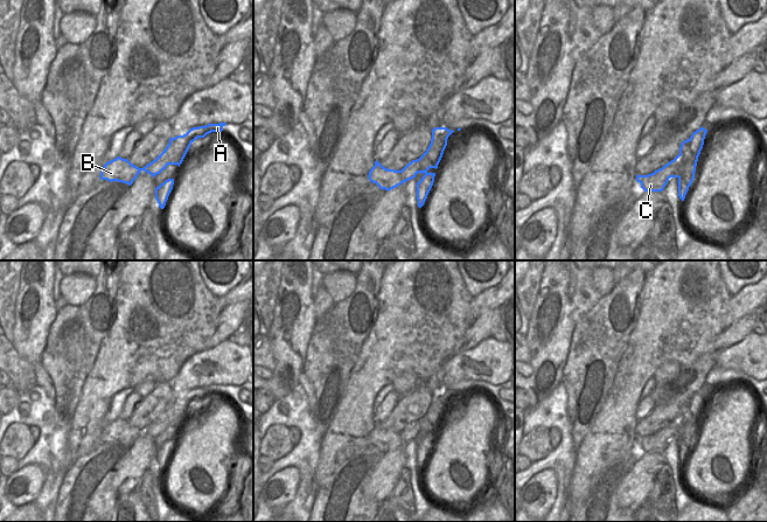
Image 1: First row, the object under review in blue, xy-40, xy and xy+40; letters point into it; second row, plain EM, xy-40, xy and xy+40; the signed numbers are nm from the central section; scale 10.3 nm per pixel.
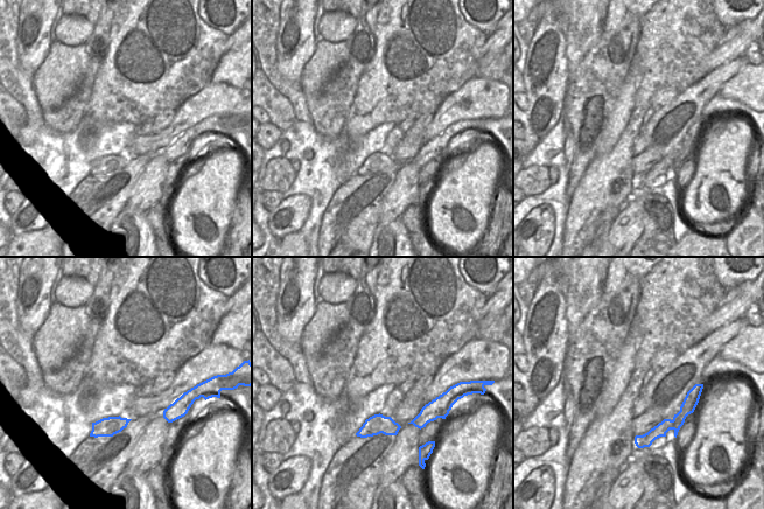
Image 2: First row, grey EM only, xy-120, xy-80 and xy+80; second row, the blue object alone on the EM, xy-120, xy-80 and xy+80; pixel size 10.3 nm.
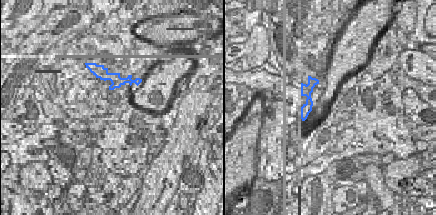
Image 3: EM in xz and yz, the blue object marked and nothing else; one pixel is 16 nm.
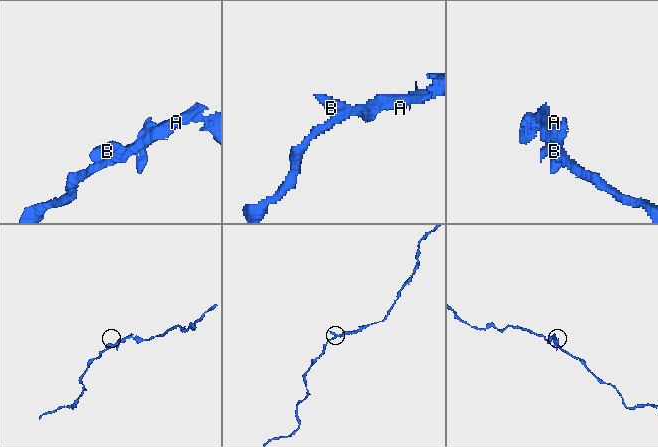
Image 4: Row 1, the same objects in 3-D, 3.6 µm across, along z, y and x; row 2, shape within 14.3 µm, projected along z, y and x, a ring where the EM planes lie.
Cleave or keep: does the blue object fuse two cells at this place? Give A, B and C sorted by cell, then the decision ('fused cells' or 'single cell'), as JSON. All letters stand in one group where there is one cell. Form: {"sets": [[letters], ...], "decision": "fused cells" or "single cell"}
{"sets": [["A", "B", "C"]], "decision": "single cell"}

